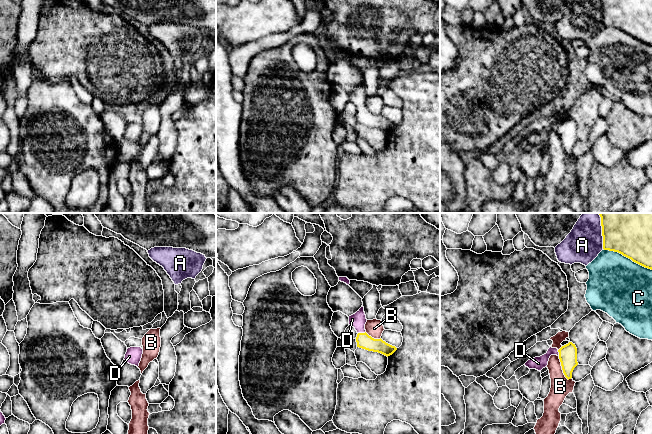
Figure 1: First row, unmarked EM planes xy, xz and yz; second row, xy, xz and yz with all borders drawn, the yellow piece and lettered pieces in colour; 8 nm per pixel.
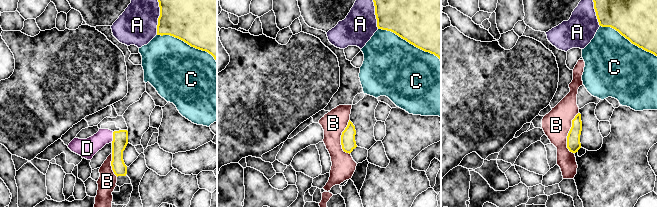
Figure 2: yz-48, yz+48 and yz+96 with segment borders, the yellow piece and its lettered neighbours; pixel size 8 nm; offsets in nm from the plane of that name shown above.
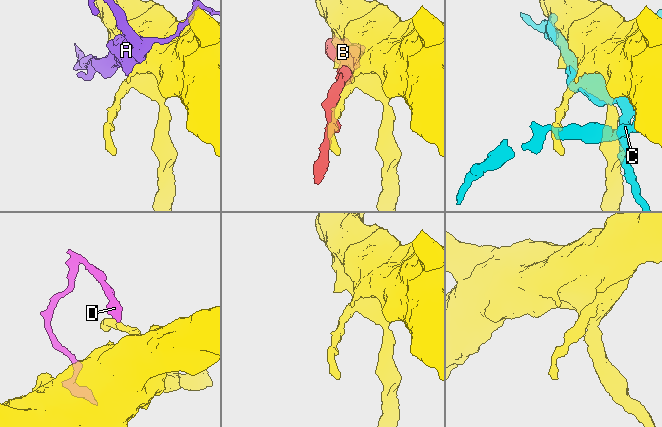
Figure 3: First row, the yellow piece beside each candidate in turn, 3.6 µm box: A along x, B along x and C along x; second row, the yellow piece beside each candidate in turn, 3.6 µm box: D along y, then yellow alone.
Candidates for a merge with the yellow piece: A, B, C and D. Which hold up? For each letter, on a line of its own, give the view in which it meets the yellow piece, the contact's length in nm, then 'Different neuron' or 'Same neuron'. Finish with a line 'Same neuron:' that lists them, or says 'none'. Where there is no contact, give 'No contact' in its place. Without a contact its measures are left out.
A: Touches yellow in yz. Shared border 200 nm. Different neuron
B: Touches yellow in yz. Shared border 220 nm. Different neuron
C: Touches yellow in yz. Shared border 440 nm. Different neuron
D: Touches yellow in xz. Shared border 70 nm. Same neuron
Same neuron: D

